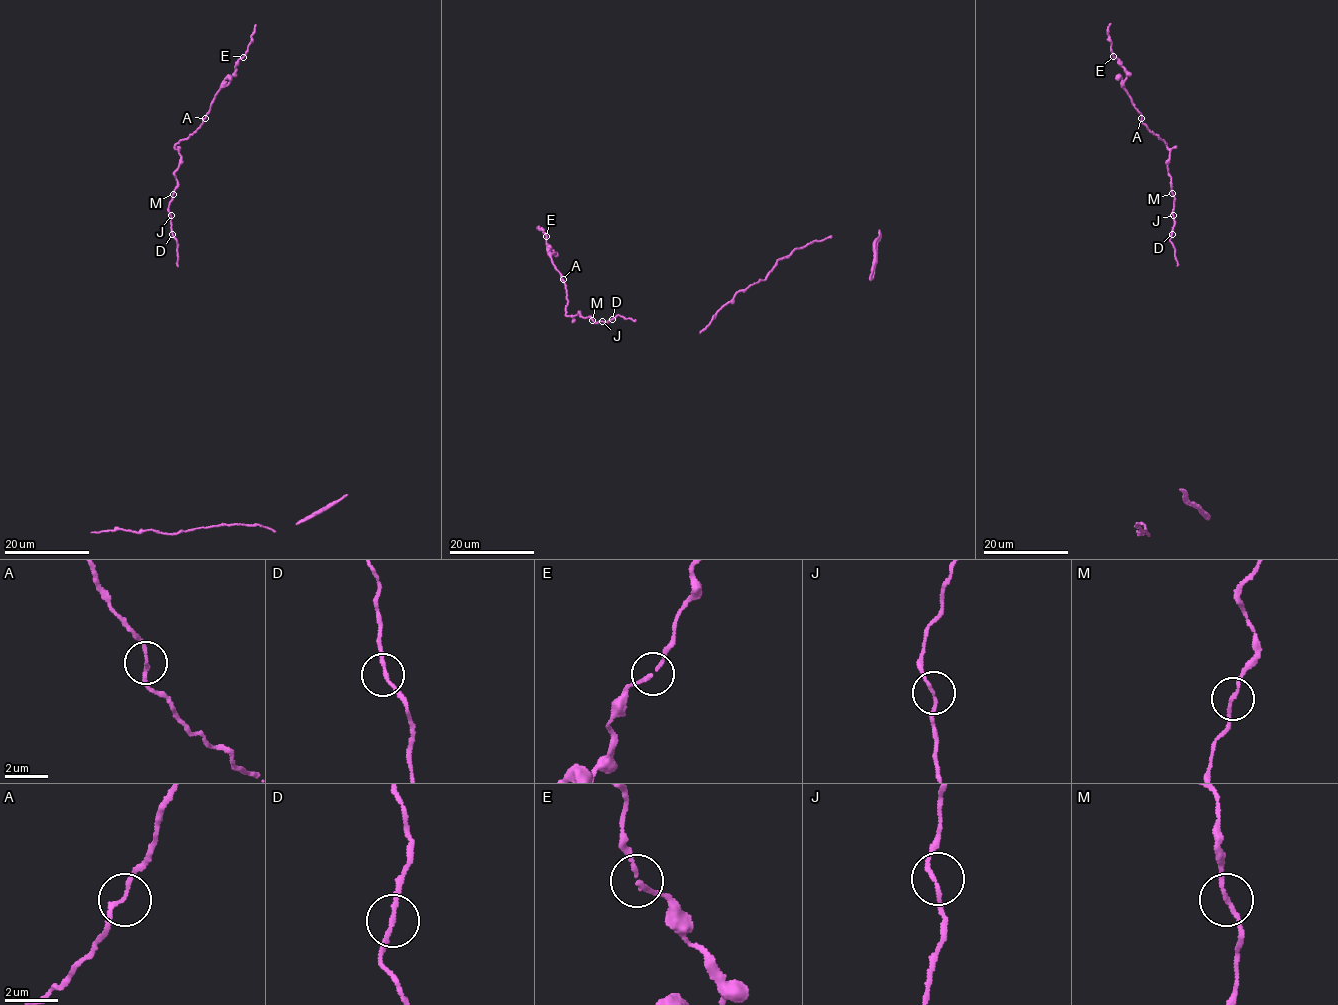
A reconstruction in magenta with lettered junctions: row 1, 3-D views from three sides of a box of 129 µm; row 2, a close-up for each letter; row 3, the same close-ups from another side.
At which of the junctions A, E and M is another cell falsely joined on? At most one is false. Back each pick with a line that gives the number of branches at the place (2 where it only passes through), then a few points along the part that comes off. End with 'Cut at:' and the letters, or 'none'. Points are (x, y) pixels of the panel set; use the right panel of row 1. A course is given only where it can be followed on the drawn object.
Cut at: none

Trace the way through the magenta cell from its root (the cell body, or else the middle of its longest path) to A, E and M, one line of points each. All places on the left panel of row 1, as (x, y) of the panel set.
A: (177, 266), (177, 238), (172, 233), (168, 209), (180, 158), (174, 146), (195, 132), (205, 118)
E: (177, 266), (168, 209), (180, 158), (174, 146), (199, 127), (217, 91), (244, 57)
M: (177, 266), (177, 238), (172, 233), (168, 209), (173, 194)

